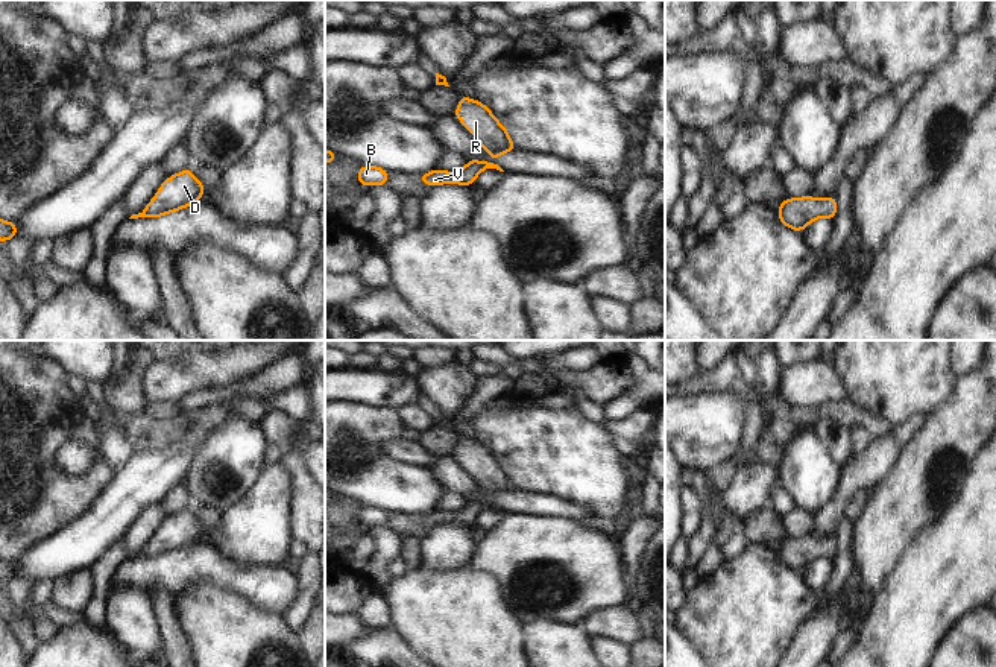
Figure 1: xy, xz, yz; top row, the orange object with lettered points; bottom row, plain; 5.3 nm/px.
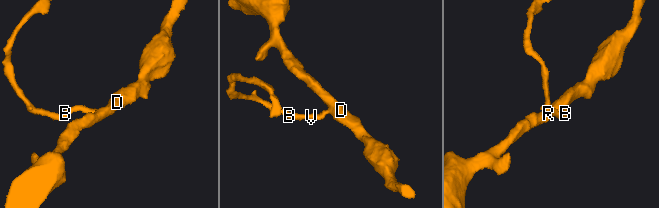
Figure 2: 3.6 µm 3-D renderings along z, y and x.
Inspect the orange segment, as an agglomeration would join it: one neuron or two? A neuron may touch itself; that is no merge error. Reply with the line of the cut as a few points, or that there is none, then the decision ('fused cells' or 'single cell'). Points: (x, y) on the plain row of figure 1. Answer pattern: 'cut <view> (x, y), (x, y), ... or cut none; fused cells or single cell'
cut none; single cell

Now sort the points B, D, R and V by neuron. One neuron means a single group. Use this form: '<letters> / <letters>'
B D R V

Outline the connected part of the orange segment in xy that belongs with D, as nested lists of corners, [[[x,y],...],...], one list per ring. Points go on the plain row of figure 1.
[[[185,507],[181,514],[169,517],[147,547],[129,559],[165,556],[193,545],[203,535],[203,524]]]

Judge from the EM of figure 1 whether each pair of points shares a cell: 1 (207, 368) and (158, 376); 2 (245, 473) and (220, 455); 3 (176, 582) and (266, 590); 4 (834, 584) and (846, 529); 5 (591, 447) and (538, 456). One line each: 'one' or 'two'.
1: one
2: one
3: one
4: one
5: one

